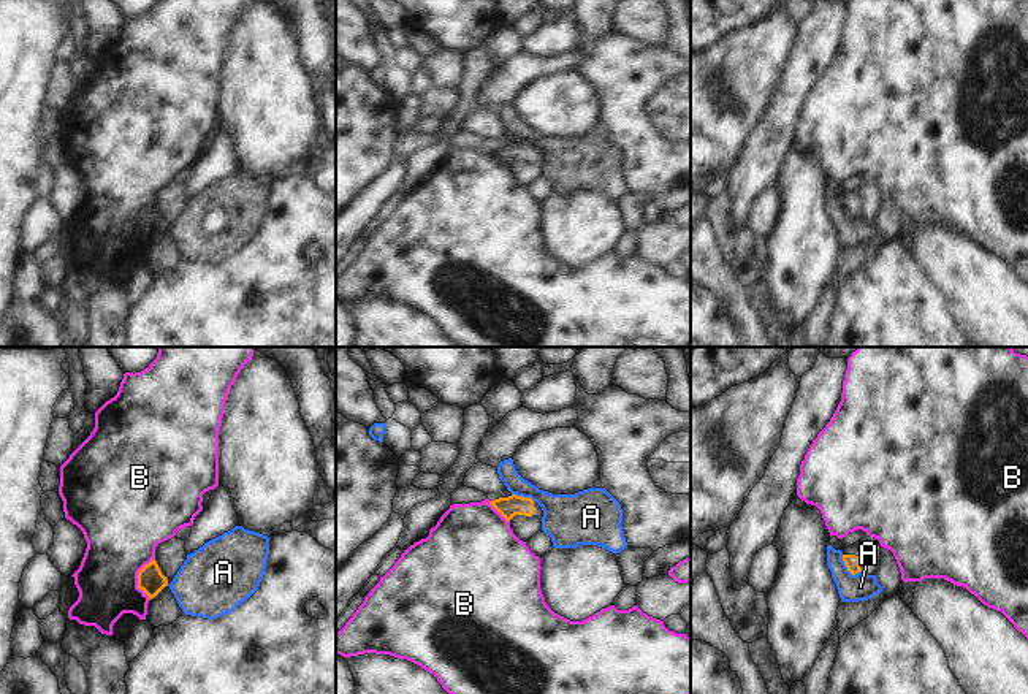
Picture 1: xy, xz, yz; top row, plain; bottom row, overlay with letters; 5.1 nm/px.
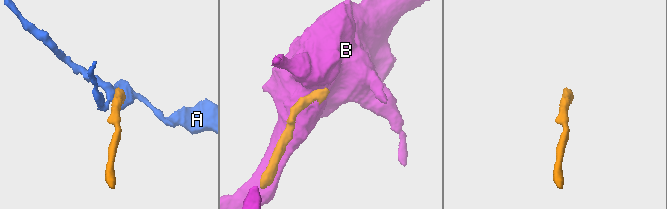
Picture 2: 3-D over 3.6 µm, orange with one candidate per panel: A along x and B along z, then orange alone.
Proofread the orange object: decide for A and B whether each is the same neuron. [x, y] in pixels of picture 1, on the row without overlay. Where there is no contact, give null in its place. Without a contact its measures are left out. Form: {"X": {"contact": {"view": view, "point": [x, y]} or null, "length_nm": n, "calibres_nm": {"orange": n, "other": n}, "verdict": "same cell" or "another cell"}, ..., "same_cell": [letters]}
{"A": {"contact": {"view": "yz", "point": [848, 214]}, "length_nm": 140, "calibres_nm": {"orange": 80, "other": 140}, "verdict": "another cell"}, "B": {"contact": {"view": "xy", "point": [138, 224]}, "length_nm": 220, "calibres_nm": {"orange": 140, "other": 380}, "verdict": "another cell"}, "same_cell": []}

